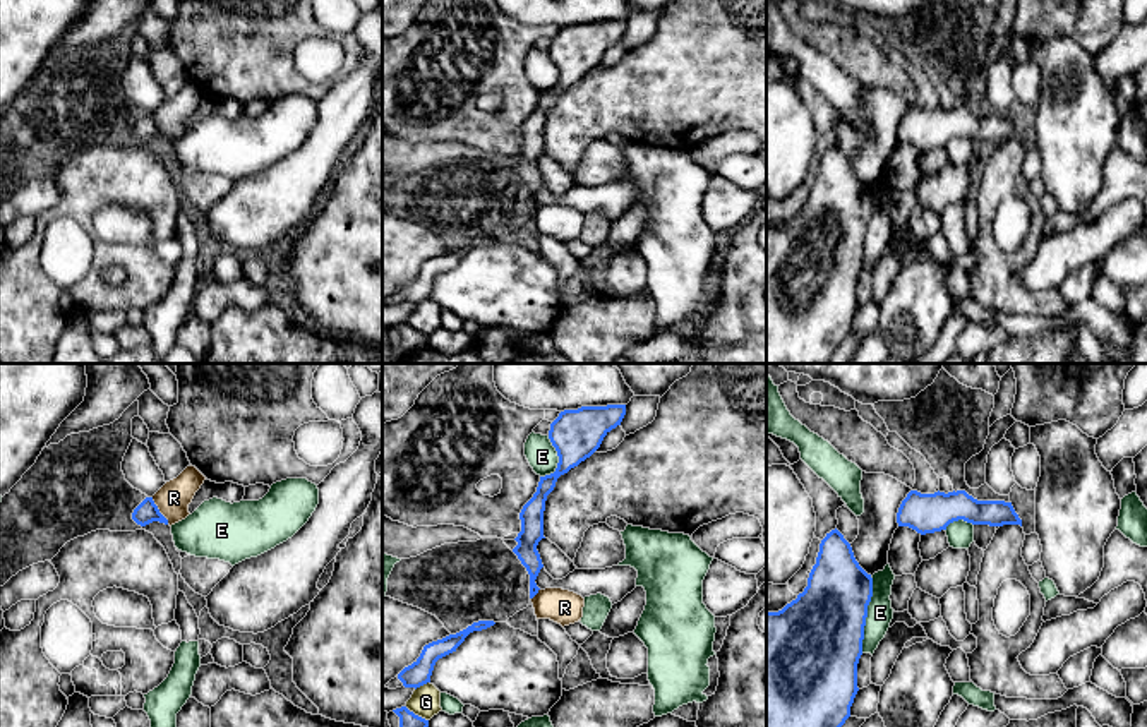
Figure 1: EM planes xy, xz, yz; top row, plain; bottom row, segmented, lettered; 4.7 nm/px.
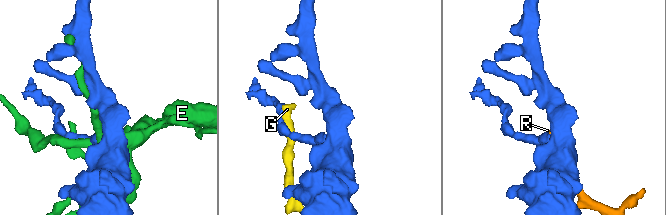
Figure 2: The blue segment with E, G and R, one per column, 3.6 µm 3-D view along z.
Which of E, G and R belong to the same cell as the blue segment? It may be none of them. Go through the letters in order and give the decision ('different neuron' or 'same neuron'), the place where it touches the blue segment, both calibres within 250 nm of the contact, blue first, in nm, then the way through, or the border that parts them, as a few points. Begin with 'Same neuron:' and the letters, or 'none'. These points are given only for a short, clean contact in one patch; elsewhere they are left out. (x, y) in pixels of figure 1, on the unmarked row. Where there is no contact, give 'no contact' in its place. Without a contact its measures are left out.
Same neuron: none
E: different neuron | yz (866, 230) | 420/120 nm
G: different neuron | xz (417, 331) | 110/140 nm
R: different neuron | xy (158, 127) | 100/160 nm | along xy (151, 114), (168, 139)

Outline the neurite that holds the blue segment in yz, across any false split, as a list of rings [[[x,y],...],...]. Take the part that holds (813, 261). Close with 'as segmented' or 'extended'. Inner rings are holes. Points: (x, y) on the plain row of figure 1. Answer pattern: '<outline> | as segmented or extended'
[[[835,144],[820,159],[808,202],[778,228],[766,228],[766,364],[828,364],[850,333],[859,307],[857,279],[862,271],[873,194],[854,173],[850,159]]] | as segmented

